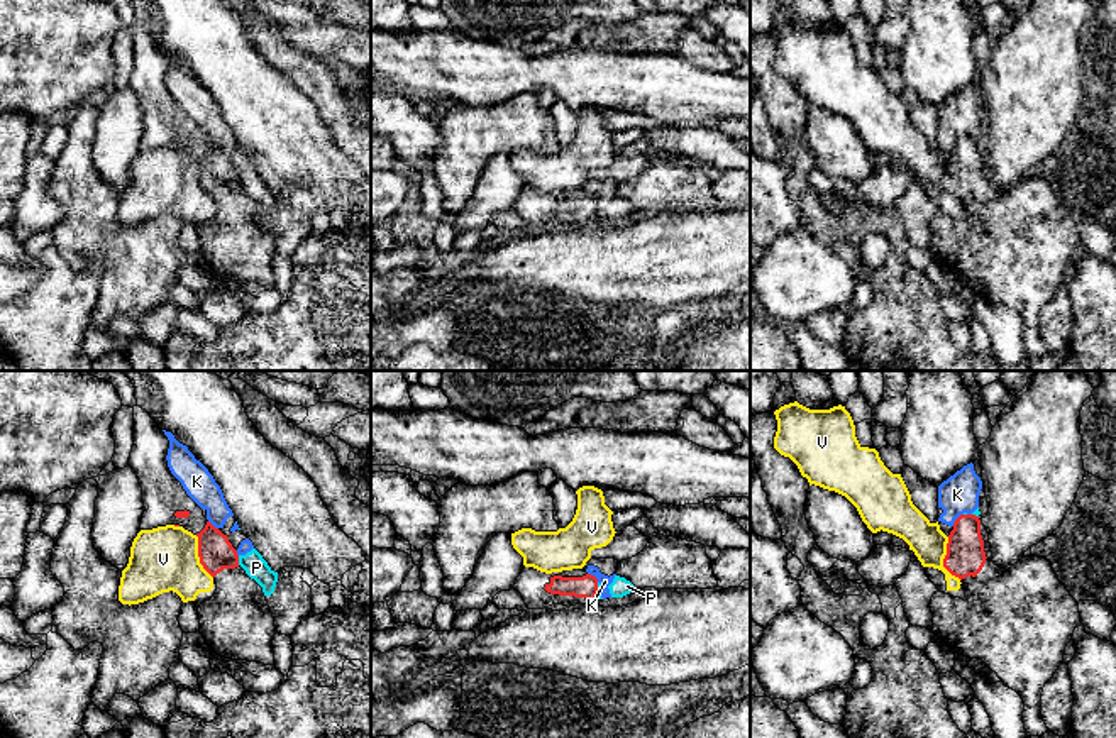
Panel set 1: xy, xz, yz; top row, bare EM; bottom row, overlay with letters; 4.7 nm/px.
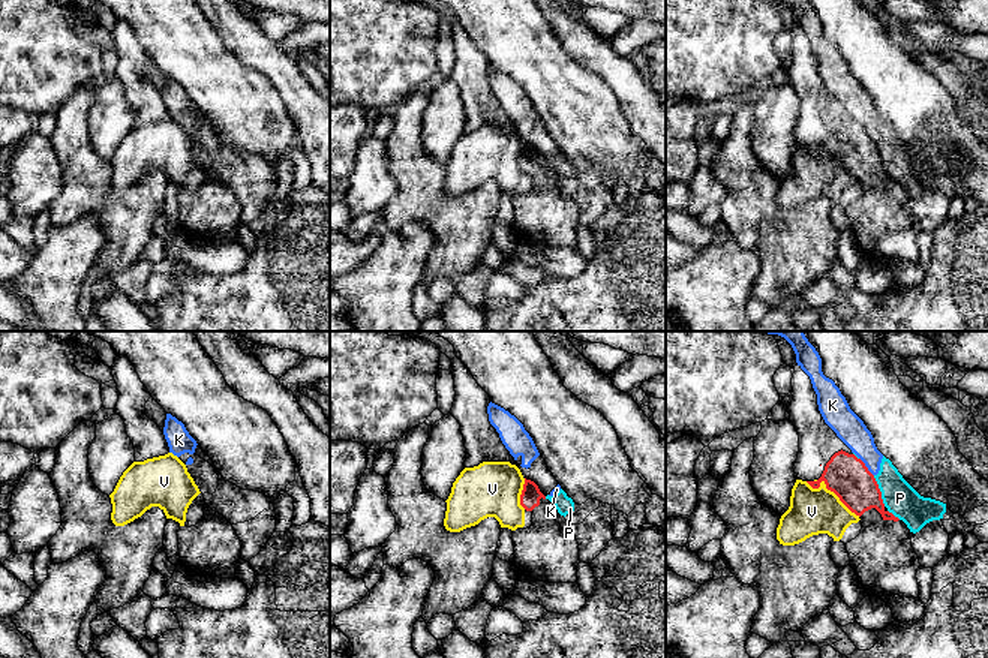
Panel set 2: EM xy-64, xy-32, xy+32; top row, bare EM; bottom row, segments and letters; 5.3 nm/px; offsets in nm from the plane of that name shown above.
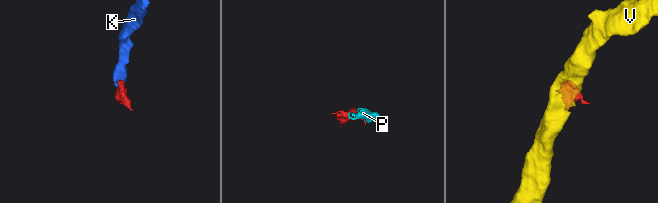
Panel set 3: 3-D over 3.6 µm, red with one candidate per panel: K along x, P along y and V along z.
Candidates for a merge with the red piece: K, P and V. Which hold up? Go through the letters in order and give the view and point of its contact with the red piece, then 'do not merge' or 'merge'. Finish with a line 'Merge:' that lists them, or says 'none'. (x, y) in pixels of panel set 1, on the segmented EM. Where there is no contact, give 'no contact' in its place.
K: yz (955, 520) | do not merge
P: xy (237, 561) | do not merge
V: yz (944, 561) | do not merge
Merge: none

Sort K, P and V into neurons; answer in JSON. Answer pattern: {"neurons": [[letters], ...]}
{"neurons": [["K", "P"], ["V"]]}

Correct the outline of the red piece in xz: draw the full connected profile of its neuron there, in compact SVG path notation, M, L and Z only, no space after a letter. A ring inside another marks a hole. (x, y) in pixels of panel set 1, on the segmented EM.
M523 567L513 586L528 609L544 609L552 604L576 606L596 601L598 579L584 569L545 574Z

